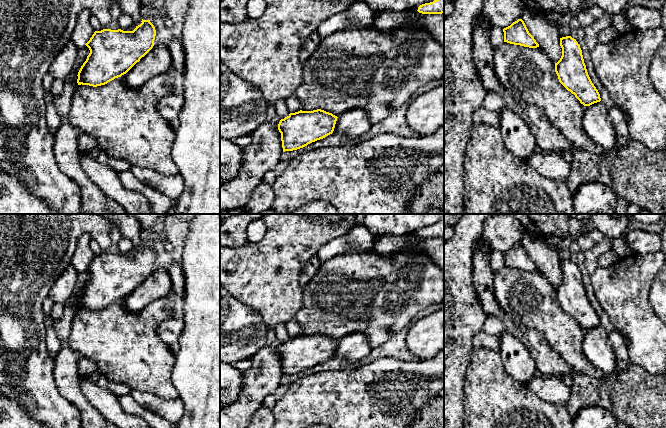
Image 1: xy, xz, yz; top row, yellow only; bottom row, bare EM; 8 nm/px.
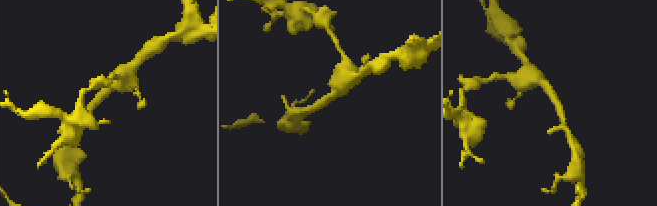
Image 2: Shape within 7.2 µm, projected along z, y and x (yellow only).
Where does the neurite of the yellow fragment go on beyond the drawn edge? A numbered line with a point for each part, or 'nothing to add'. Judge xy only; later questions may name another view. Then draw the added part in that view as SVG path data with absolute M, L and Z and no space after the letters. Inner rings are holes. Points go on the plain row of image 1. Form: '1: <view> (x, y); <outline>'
nothing to add

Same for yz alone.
nothing to add

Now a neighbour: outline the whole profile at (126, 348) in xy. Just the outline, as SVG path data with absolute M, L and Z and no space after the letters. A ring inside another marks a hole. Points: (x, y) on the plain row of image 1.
M163 296L137 313L124 309L123 300L97 311L78 309L67 338L68 346L80 358L93 361L100 376L125 384L131 390L154 394L167 400L178 397L172 382L176 358L158 335L159 324L173 317L172 300Z

